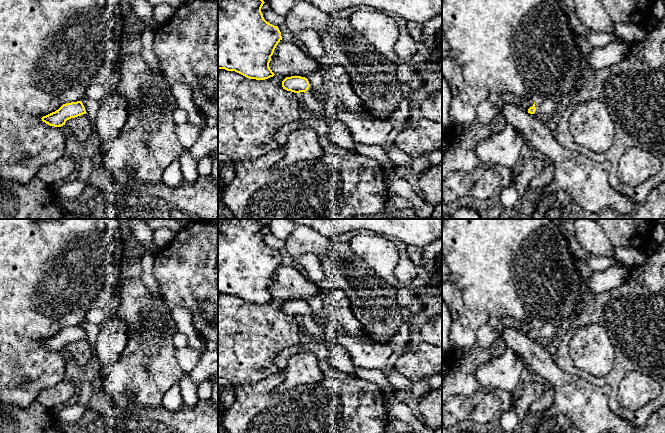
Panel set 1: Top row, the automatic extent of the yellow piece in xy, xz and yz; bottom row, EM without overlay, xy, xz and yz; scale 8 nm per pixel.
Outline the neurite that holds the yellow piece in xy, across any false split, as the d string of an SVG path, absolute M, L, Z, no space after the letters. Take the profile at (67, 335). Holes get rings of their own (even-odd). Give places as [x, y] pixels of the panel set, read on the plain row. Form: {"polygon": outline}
{"polygon": "M82 325L63 328L58 334L52 336L41 343L50 350L61 351L66 345L81 340L86 337Z"}

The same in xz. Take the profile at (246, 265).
{"polygon": "M258 219L218 221L218 293L235 295L256 304L265 304L275 299L269 287L282 260L278 250L264 243L261 236L264 227Z"}

